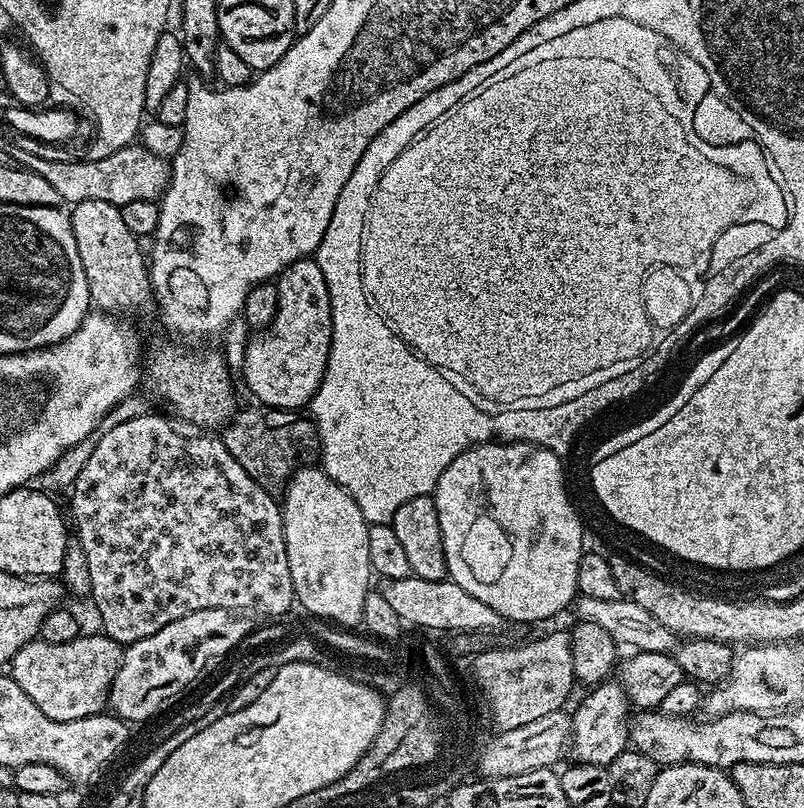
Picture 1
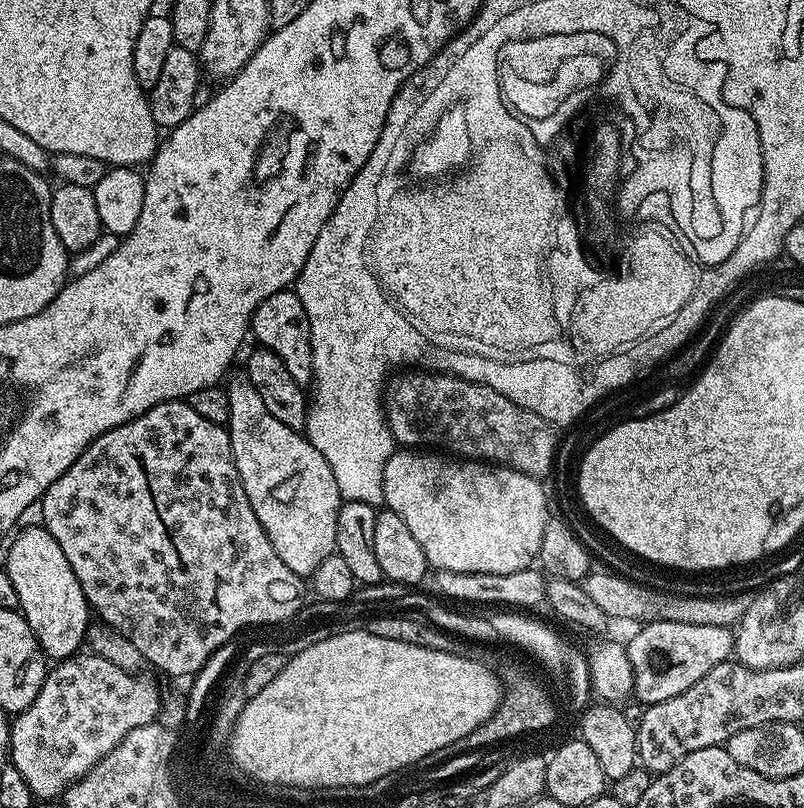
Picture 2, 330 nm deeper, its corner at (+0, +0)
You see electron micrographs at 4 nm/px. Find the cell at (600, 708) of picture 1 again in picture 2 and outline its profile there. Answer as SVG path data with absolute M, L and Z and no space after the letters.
M651 620L636 629L626 647L636 675L634 696L644 706L666 702L666 698L674 698L674 694L690 690L698 678L706 678L714 666L729 659L734 652L734 632L731 627Z

